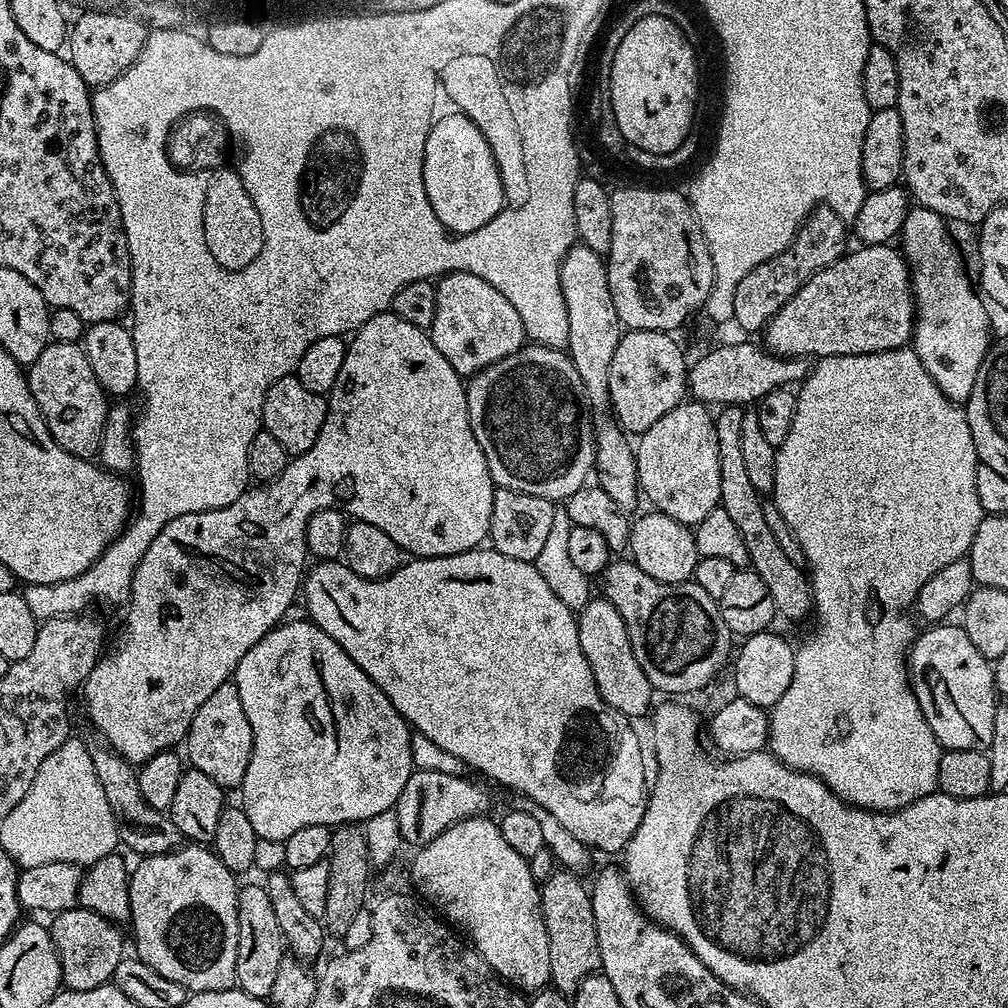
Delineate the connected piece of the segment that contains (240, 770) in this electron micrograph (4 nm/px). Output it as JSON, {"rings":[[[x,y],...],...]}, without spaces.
{"rings":[[[235,682],[218,686],[218,690],[214,690],[206,702],[202,702],[198,714],[194,714],[194,722],[190,722],[187,744],[186,760],[191,767],[206,774],[206,778],[214,778],[220,788],[239,789],[242,778],[246,778],[246,766],[250,766],[252,731],[250,722],[246,722],[246,710],[242,710],[242,697],[238,695]]]}

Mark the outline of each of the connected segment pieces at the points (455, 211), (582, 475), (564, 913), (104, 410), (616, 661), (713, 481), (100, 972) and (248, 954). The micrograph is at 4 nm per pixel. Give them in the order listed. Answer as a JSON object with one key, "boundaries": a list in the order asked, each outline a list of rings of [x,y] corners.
{"boundaries":[[[[463,112],[437,117],[427,134],[423,150],[423,186],[431,209],[453,235],[477,232],[504,207],[503,184],[489,142]]],[[[535,342],[519,348],[514,354],[486,366],[481,372],[477,372],[466,384],[466,406],[470,414],[470,430],[474,430],[474,438],[478,438],[478,446],[482,446],[482,454],[486,454],[486,466],[492,475],[492,483],[496,488],[509,488],[522,494],[534,494],[538,498],[546,498],[553,502],[567,501],[574,490],[585,487],[584,480],[593,471],[596,463],[596,445],[594,443],[594,424],[588,421],[588,412],[584,409],[583,400],[586,399],[584,383],[578,378],[578,370],[574,370],[574,362],[568,356],[567,351],[558,348],[548,348],[544,344]]],[[[554,870],[550,878],[539,885],[540,909],[546,922],[546,938],[550,938],[550,984],[557,992],[575,993],[577,986],[588,976],[593,975],[600,966],[600,951],[598,950],[598,926],[594,922],[592,909],[592,893],[587,883],[583,884],[581,877],[575,872]]],[[[50,342],[44,347],[42,354],[38,354],[38,358],[27,365],[26,375],[30,394],[34,394],[34,402],[44,415],[54,442],[58,442],[62,450],[78,458],[92,460],[100,451],[110,400],[98,378],[94,378],[94,369],[91,368],[90,358],[86,358],[83,347],[79,343]]],[[[592,598],[578,614],[576,625],[578,642],[582,646],[582,654],[586,654],[586,662],[594,674],[594,682],[600,697],[611,708],[618,710],[618,714],[629,718],[644,715],[647,717],[654,704],[654,689],[634,656],[630,634],[627,633],[626,622],[622,622],[622,614],[614,610],[609,600]]],[[[699,402],[674,406],[650,430],[639,433],[634,444],[639,491],[657,512],[694,526],[720,502],[720,455],[713,413]]],[[[74,907],[51,917],[50,931],[60,963],[60,979],[70,992],[94,990],[112,980],[118,962],[125,959],[124,936],[112,921],[82,907]]],[[[263,883],[248,884],[238,892],[238,962],[236,963],[235,987],[246,994],[261,998],[271,997],[274,990],[274,977],[278,975],[278,966],[286,955],[284,931],[274,914],[274,905]]]]}

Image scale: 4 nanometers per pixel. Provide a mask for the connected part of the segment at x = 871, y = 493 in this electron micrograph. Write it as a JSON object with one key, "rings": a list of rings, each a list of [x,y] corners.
{"rings":[[[911,347],[817,359],[796,392],[796,409],[790,434],[786,434],[786,438],[776,449],[776,473],[770,500],[778,506],[782,518],[786,518],[790,530],[802,546],[804,559],[810,569],[814,612],[815,615],[820,615],[820,625],[816,628],[816,636],[810,637],[804,645],[796,648],[794,678],[790,678],[790,690],[786,690],[786,694],[782,694],[782,698],[778,698],[778,702],[770,709],[767,747],[786,767],[817,776],[849,806],[866,808],[869,812],[889,813],[915,805],[931,792],[937,791],[942,749],[918,702],[910,698],[906,644],[900,641],[900,631],[904,628],[900,612],[914,604],[922,586],[934,574],[938,574],[942,566],[967,557],[974,534],[986,515],[978,502],[978,486],[974,486],[977,463],[976,443],[970,434],[967,411],[957,401],[949,400],[946,394],[942,394]]]}

